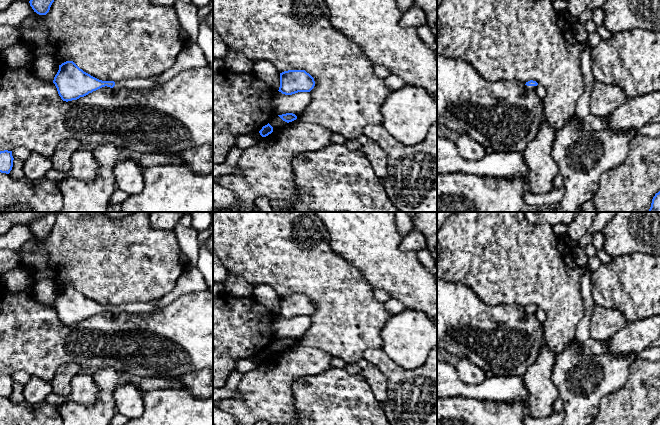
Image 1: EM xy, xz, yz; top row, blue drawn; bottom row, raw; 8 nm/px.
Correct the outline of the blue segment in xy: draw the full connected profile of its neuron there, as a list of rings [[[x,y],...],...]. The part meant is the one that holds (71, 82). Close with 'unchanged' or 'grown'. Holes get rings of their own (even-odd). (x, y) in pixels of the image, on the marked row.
[[[66,61],[59,65],[54,77],[58,94],[63,101],[77,100],[102,87],[114,89],[151,89],[155,87],[159,75],[150,78],[133,78],[122,81],[102,81],[80,69],[73,61]]]; grown

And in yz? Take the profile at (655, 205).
[[[660,191],[653,197],[651,207],[648,212],[660,212]]]; unchanged

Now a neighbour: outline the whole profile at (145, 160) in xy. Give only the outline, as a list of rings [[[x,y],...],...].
[[[142,153],[135,156],[136,162],[143,169],[158,165],[185,166],[180,154]]]

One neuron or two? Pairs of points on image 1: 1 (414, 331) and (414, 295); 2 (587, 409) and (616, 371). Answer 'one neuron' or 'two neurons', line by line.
1: two neurons
2: one neuron

